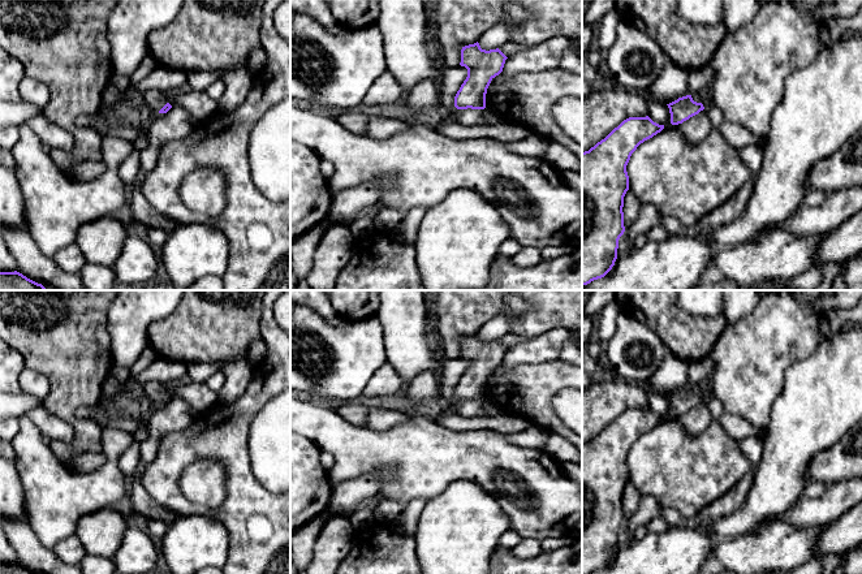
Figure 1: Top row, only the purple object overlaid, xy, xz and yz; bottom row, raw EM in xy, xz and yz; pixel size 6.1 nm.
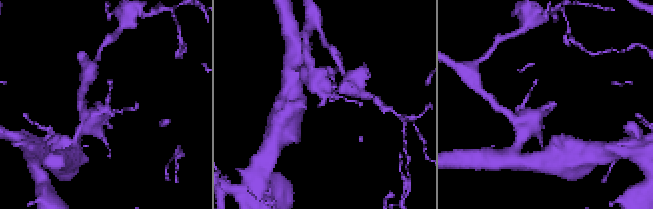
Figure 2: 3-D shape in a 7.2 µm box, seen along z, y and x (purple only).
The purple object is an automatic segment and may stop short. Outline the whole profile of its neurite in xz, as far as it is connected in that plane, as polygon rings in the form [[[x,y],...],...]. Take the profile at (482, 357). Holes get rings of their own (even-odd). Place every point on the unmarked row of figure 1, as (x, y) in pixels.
[[[478,333],[462,338],[460,357],[467,361],[467,368],[454,388],[454,398],[484,401],[487,380],[503,363],[507,350],[499,340],[486,342]]]

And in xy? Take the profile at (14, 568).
[[[14,562],[14,564],[0,564],[0,574],[35,574],[35,573]]]

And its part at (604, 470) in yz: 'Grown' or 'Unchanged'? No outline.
Unchanged

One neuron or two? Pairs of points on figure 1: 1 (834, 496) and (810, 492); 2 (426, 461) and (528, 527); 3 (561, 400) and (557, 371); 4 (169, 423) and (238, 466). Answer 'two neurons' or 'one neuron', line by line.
1: two neurons
2: one neuron
3: two neurons
4: two neurons

